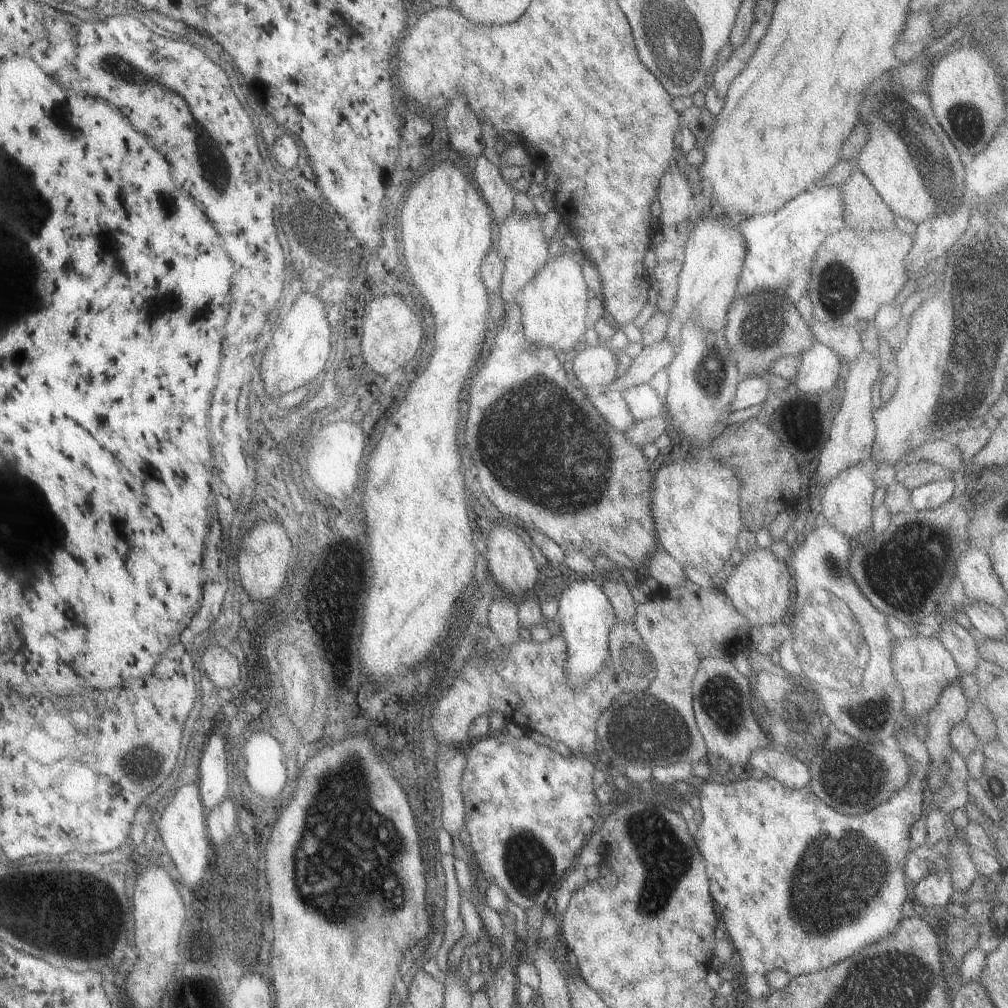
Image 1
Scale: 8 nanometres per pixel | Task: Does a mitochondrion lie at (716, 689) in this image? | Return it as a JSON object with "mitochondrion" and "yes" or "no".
{"mitochondrion":"yes"}

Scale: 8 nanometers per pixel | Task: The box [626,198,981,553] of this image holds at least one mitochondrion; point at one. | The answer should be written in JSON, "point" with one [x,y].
{"point":[760,328]}

